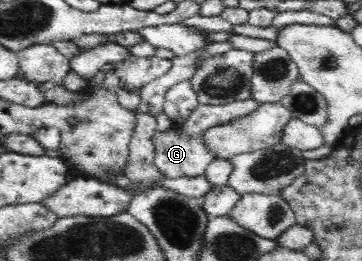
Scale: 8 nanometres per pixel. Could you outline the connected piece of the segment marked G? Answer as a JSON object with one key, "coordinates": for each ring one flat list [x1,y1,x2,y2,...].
{"coordinates":[[182,125,168,130,154,130,152,143,155,148,155,165,166,179,182,175,200,176,216,158,204,142,203,132,189,136]]}

